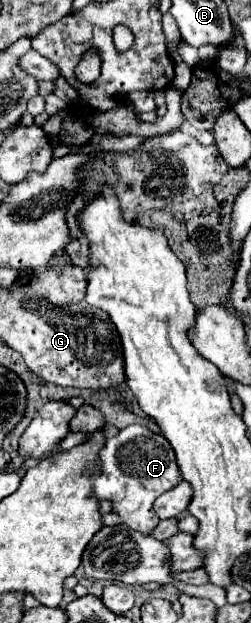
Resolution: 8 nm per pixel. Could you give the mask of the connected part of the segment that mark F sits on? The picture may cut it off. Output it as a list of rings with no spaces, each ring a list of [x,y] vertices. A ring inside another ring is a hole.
[[[128,425],[116,437],[106,439],[98,459],[98,463],[88,463],[84,471],[92,481],[92,495],[98,501],[110,501],[112,513],[116,513],[124,525],[144,535],[152,535],[160,523],[154,501],[180,483],[180,469],[176,467],[176,455],[168,439],[142,425]]]

